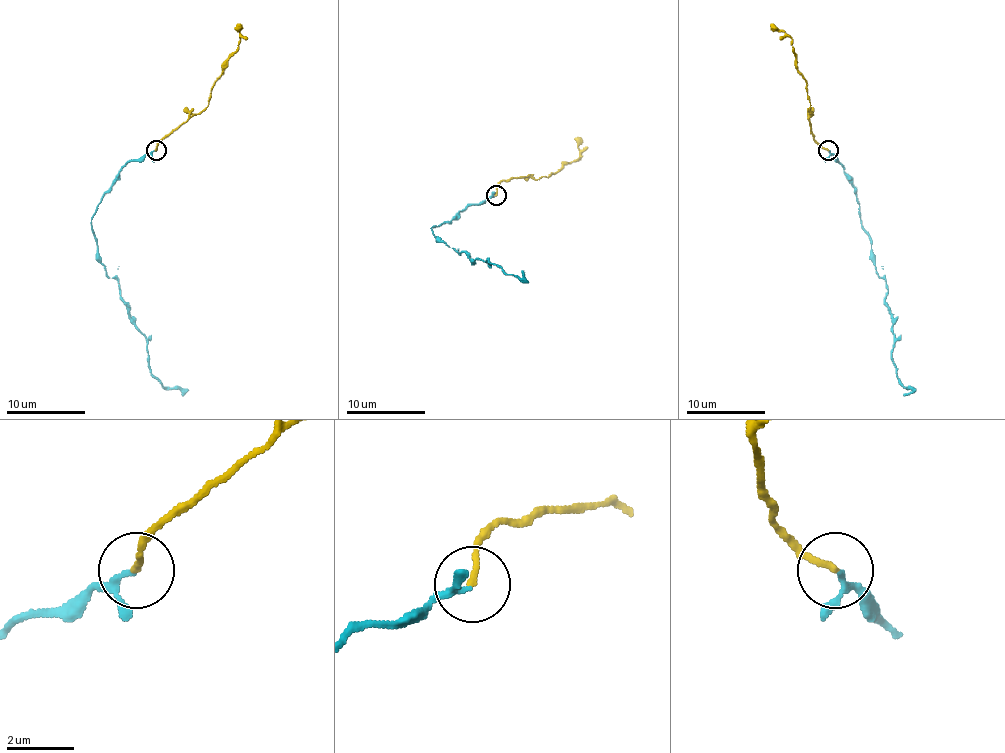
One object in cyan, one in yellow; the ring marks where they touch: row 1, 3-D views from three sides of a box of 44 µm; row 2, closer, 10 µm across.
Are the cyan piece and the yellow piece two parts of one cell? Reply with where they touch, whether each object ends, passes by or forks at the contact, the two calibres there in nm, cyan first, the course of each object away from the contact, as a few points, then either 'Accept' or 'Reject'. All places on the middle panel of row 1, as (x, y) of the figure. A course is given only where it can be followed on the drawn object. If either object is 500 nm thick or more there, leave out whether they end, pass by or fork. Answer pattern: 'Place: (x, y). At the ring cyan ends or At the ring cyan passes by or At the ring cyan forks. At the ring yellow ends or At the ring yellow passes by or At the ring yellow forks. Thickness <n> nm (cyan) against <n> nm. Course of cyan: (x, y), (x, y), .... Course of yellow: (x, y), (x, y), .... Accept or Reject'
Place: (496, 195). At the ring cyan passes by. At the ring yellow ends. Thickness 120 nm (cyan) against 190 nm. Course of cyan: (496, 196), (473, 204), (431, 232), (459, 255), (463, 251), (471, 259), (488, 259), (520, 279), (524, 271). Course of yellow: (496, 194), (496, 186), (502, 181), (547, 177), (579, 157), (577, 137). Accept

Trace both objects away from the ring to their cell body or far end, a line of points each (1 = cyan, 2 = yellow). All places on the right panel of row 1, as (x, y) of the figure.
1: (829, 151), (855, 190), (870, 241), (870, 261), (886, 282), (892, 363), (912, 390), (904, 396)
2: (827, 151), (814, 141), (808, 82), (796, 66), (790, 39), (770, 23)

